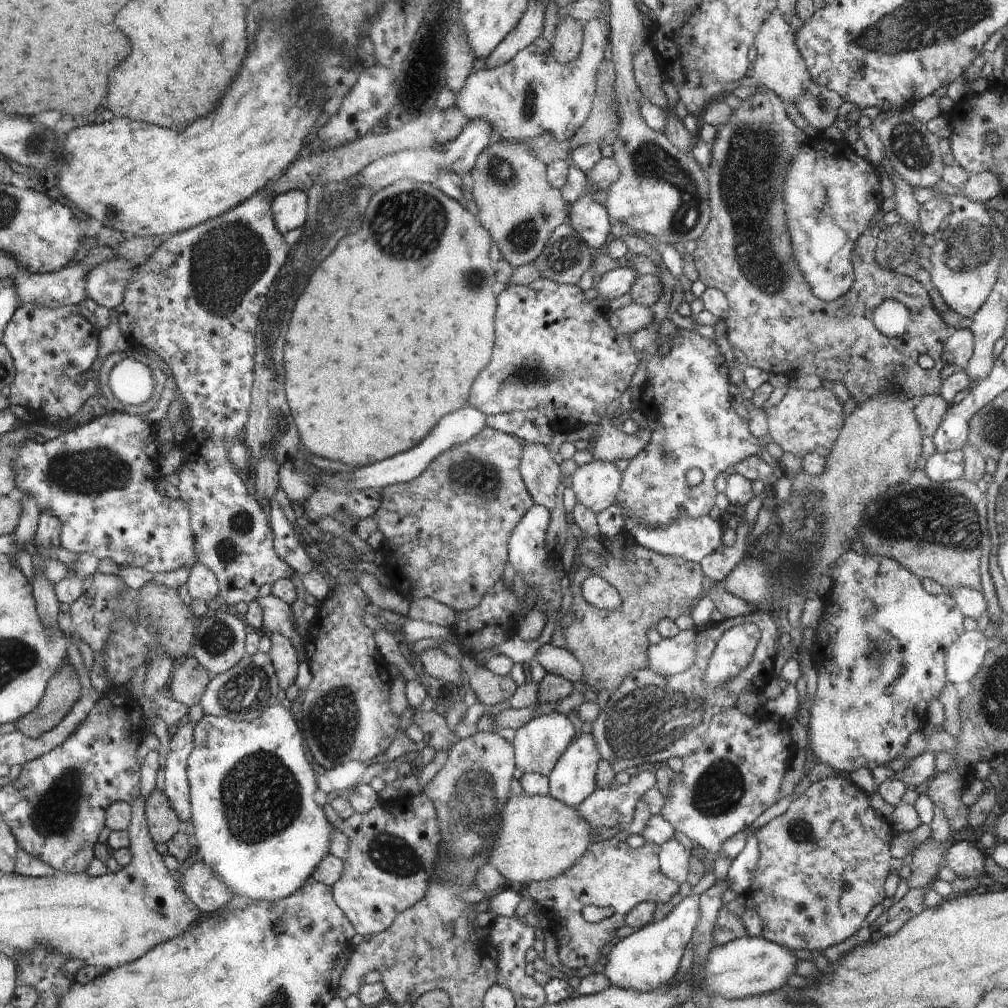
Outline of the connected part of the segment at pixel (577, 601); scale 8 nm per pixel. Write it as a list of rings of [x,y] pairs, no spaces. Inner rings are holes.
[[[621,530],[612,538],[600,532],[596,536],[583,534],[583,539],[576,548],[576,555],[576,571],[569,575],[569,591],[573,596],[573,622],[567,628],[562,627],[566,641],[564,647],[583,664],[579,685],[588,688],[591,694],[604,690],[605,687],[615,690],[630,672],[648,668],[648,631],[652,627],[656,628],[662,619],[674,621],[681,614],[690,614],[694,600],[700,598],[704,574],[700,563],[647,549],[639,545],[626,530]],[[610,554],[626,556],[626,568],[622,572],[616,570],[620,568],[618,558],[604,558]],[[608,568],[614,568],[614,572],[608,572]],[[634,572],[646,572],[646,576],[638,578],[634,576]],[[590,574],[602,576],[617,588],[622,602],[616,610],[592,606],[580,594],[580,584]]]

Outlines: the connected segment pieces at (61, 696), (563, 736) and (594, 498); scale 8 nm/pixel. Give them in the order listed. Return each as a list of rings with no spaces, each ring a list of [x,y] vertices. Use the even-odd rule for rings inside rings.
[[[71,663],[59,669],[49,684],[45,699],[36,711],[18,720],[16,730],[23,732],[27,737],[40,739],[42,735],[53,731],[58,723],[65,718],[80,698],[80,682],[76,670]]]
[[[552,711],[548,715],[534,716],[524,727],[516,729],[516,734],[512,744],[517,752],[517,765],[523,773],[540,773],[548,776],[550,771],[560,762],[562,752],[567,750],[566,746],[572,742],[576,736],[574,726],[564,713]]]
[[[594,459],[579,466],[572,474],[571,488],[577,502],[597,514],[616,504],[621,490],[620,480],[623,480],[623,474],[618,472],[613,462]]]

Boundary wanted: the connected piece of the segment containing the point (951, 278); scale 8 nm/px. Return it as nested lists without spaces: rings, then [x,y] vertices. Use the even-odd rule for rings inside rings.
[[[952,195],[948,228],[932,246],[929,258],[932,263],[931,281],[944,302],[961,317],[971,318],[977,314],[989,298],[996,282],[999,266],[1005,258],[1007,244],[1002,231],[992,219],[983,203]]]

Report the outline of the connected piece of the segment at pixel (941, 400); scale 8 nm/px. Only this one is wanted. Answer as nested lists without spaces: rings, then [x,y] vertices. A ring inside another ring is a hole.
[[[941,394],[924,395],[916,401],[916,415],[922,432],[933,438],[952,406]]]

